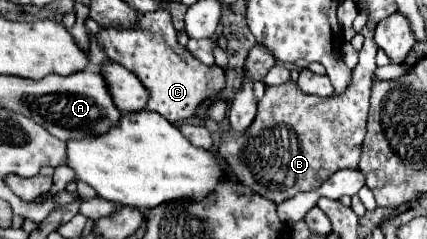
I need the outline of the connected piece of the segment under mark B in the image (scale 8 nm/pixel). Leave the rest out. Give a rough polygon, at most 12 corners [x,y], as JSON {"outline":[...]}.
{"outline":[[376,23],[346,95],[266,87],[222,133],[234,179],[276,205],[358,167]]}

